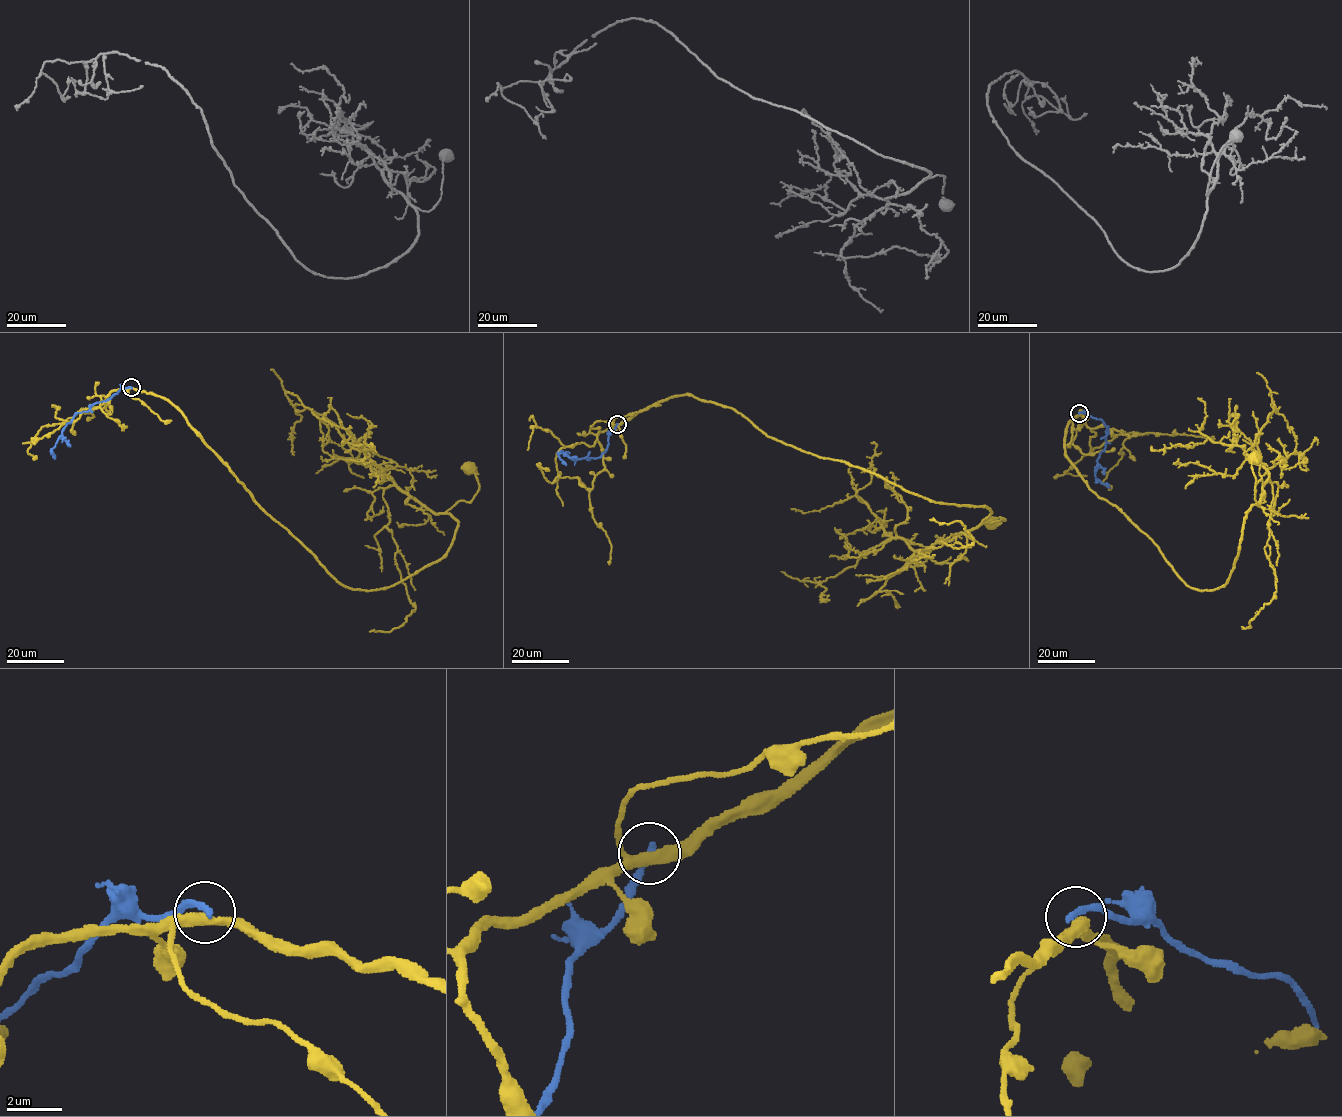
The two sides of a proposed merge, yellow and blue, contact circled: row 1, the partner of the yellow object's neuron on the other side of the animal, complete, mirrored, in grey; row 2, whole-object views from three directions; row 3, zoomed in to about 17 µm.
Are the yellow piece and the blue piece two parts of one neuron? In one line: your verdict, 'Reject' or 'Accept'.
Reject

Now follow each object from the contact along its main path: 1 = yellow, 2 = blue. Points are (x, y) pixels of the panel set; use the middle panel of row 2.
1: (616, 424), (691, 394), (906, 490), (987, 507), (979, 526), (1005, 519), (991, 521)
2: (616, 424), (609, 435), (607, 448), (599, 457), (574, 460), (561, 450), (558, 453), (565, 465)

